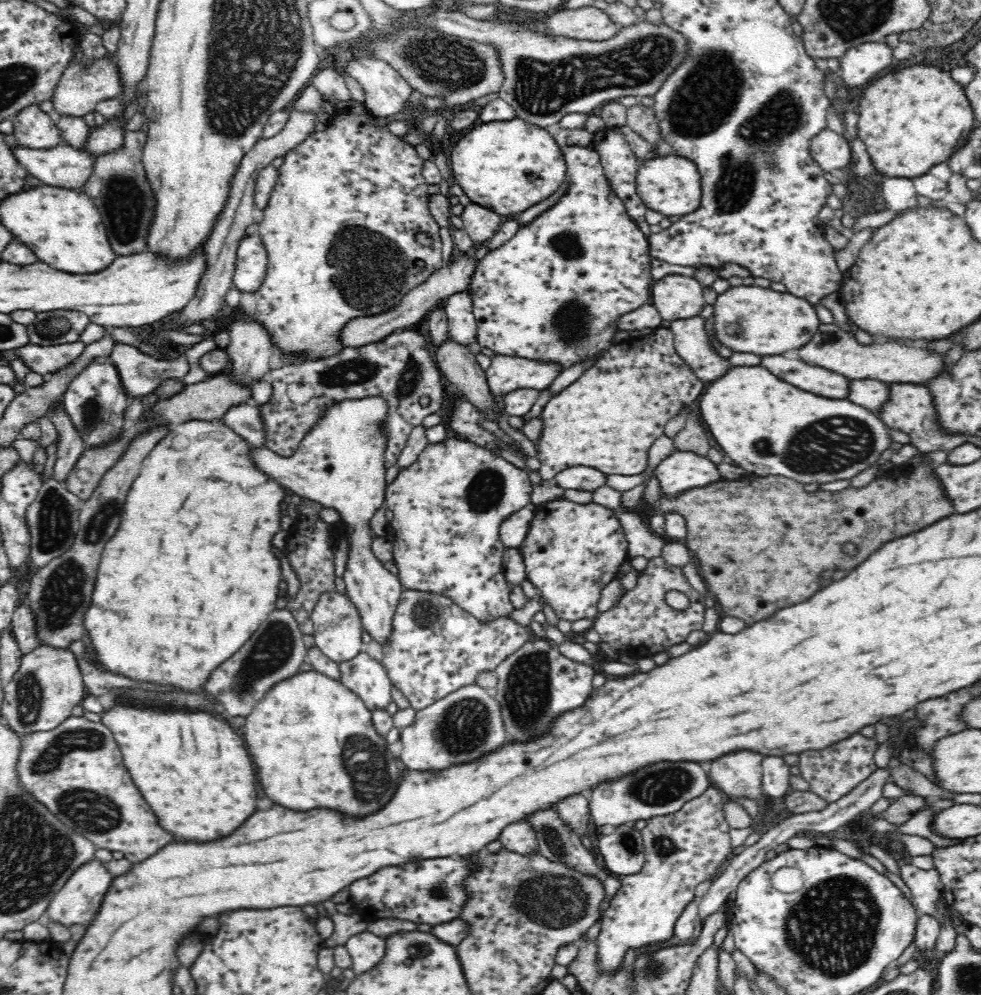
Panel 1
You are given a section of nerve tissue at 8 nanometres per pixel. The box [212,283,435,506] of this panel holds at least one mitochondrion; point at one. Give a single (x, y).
(349, 372)

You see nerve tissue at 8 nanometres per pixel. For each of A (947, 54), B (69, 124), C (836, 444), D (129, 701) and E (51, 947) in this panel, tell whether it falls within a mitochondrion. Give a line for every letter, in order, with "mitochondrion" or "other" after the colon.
A: other
B: other
C: mitochondrion
D: other
E: other

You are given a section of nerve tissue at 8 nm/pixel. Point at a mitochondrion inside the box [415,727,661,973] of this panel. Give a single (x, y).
(554, 903)

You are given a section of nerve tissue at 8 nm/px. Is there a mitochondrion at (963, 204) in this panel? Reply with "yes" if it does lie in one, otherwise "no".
no

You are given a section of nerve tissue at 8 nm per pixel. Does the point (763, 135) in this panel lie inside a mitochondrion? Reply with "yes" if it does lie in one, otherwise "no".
yes

